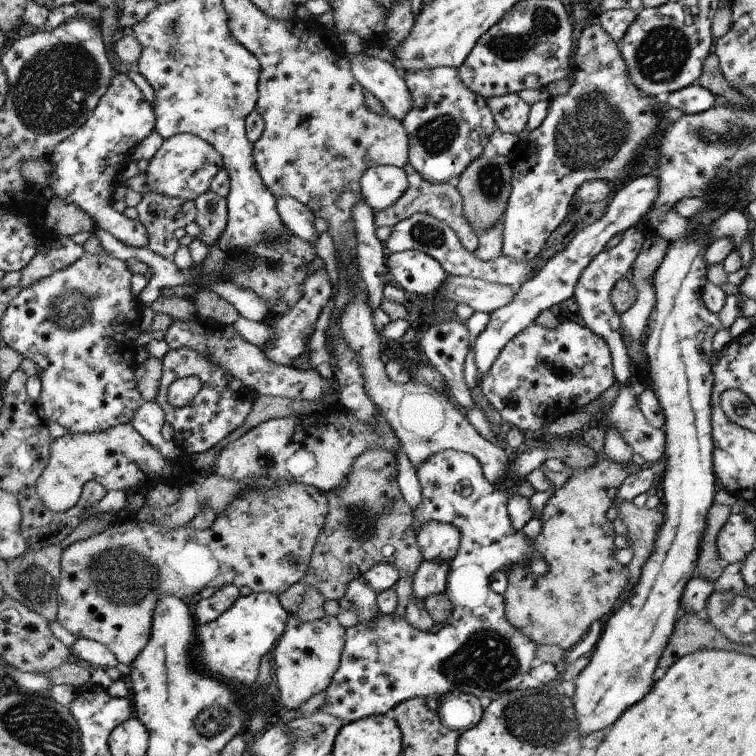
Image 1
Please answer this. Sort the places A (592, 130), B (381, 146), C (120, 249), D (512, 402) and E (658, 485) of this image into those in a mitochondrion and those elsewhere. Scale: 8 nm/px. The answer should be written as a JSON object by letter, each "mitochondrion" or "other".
{"A":"mitochondrion","B":"other","C":"other","D":"mitochondrion","E":"other"}

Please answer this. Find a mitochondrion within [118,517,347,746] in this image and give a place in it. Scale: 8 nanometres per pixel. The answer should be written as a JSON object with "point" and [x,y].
{"point":[209,721]}

